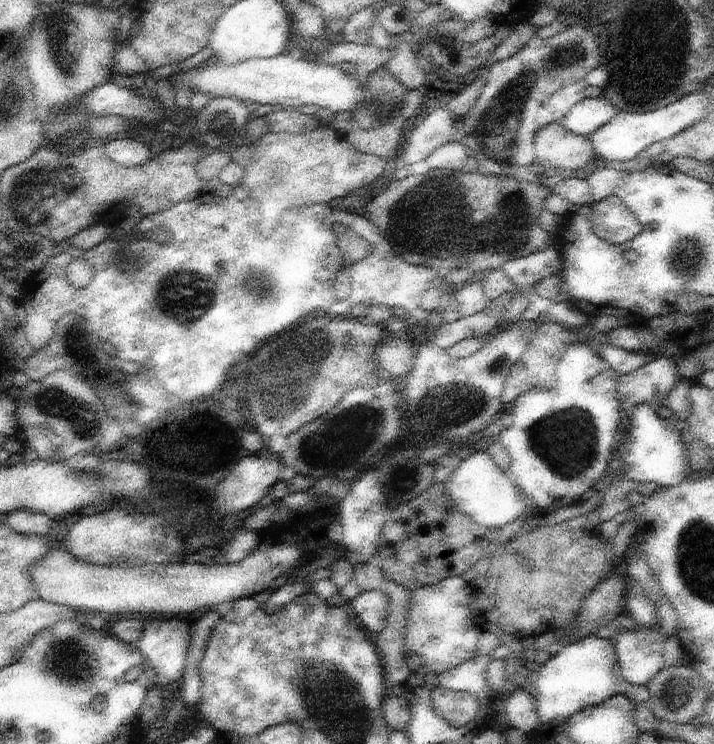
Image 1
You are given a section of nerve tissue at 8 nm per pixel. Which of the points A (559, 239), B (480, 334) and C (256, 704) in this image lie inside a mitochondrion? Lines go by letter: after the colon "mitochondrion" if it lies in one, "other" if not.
A: other
B: other
C: other

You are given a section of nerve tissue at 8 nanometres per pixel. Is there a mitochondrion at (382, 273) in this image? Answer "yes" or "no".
no

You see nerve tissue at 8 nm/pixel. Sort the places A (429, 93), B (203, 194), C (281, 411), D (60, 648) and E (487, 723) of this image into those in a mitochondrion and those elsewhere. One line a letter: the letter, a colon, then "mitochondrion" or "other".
A: other
B: other
C: mitochondrion
D: mitochondrion
E: other

